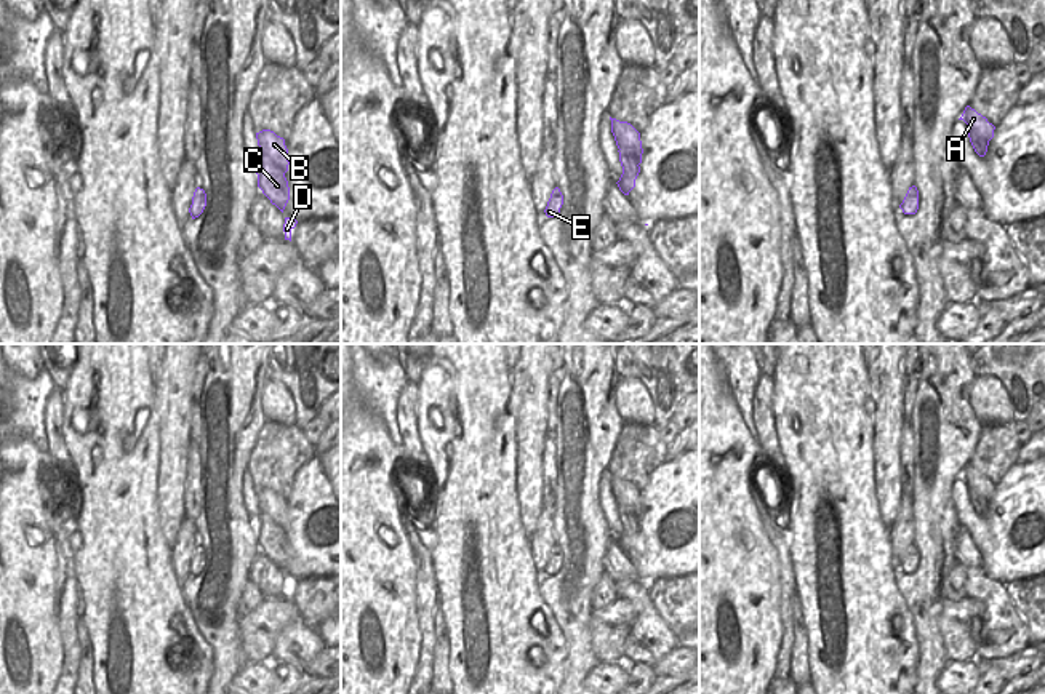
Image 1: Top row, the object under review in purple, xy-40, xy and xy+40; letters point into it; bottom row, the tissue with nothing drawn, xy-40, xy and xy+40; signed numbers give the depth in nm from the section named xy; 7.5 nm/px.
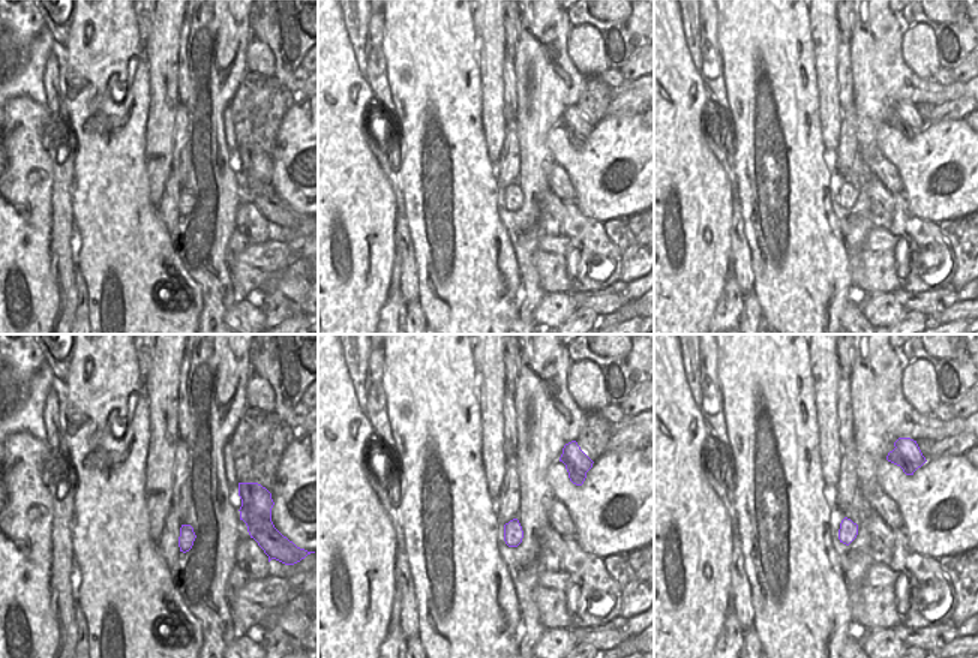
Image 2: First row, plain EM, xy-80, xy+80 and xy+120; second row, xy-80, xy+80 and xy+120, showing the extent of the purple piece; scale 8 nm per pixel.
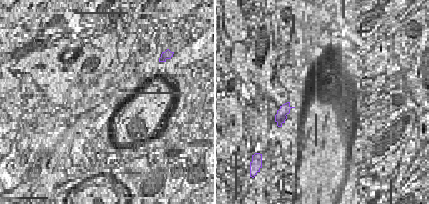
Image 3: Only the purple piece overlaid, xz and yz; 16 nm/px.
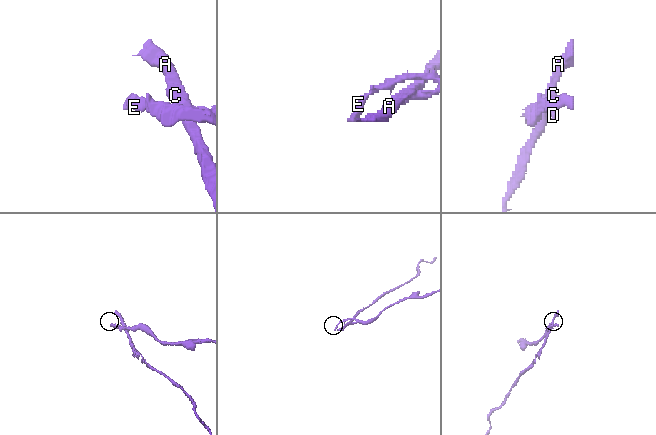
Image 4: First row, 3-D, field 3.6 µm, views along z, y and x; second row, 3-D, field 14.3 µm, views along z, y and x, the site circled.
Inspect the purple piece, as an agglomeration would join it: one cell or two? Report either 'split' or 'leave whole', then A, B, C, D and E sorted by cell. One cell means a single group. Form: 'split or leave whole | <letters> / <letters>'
split | A B / C D E

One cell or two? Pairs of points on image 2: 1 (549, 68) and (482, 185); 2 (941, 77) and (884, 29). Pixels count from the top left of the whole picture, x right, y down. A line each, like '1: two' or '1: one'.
1: two
2: two

